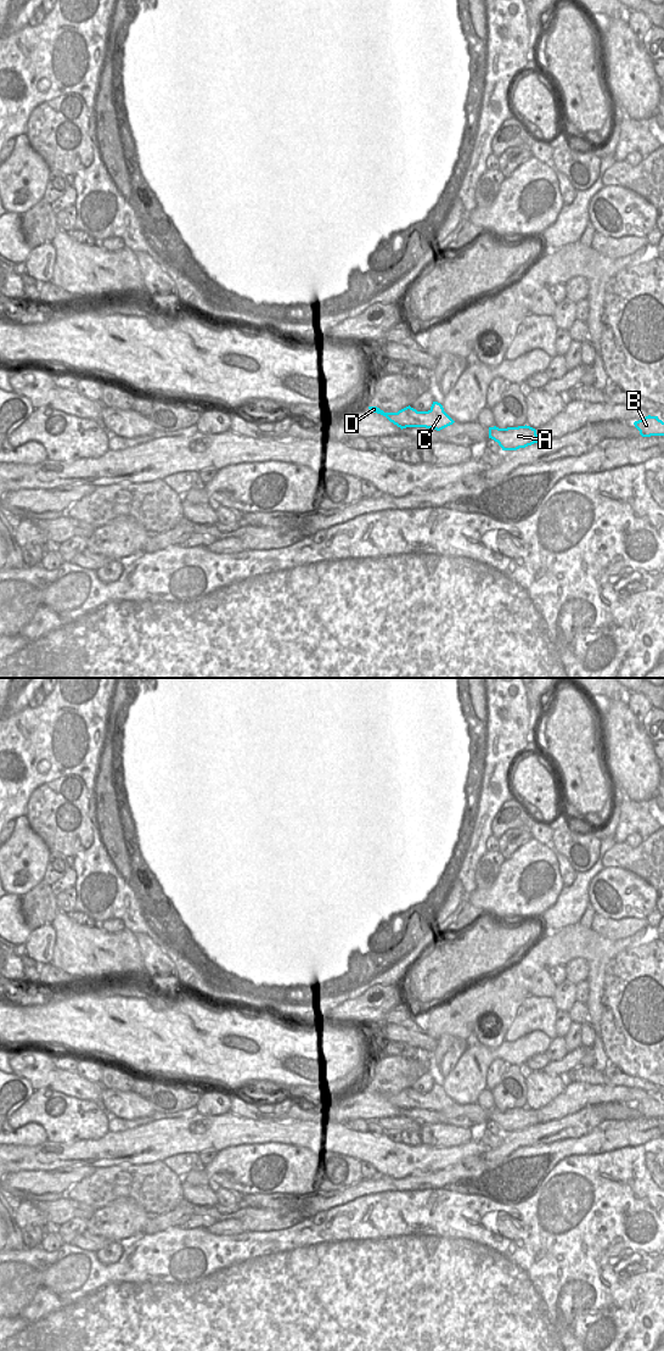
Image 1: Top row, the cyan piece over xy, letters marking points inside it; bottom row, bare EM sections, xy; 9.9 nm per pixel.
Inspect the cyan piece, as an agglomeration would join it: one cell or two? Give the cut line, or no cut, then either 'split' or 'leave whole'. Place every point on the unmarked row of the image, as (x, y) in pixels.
cut xy (426, 1093), (427, 1098), (416, 1108); split

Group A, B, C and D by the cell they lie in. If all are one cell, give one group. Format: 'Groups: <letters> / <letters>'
Groups: A B D / C.

